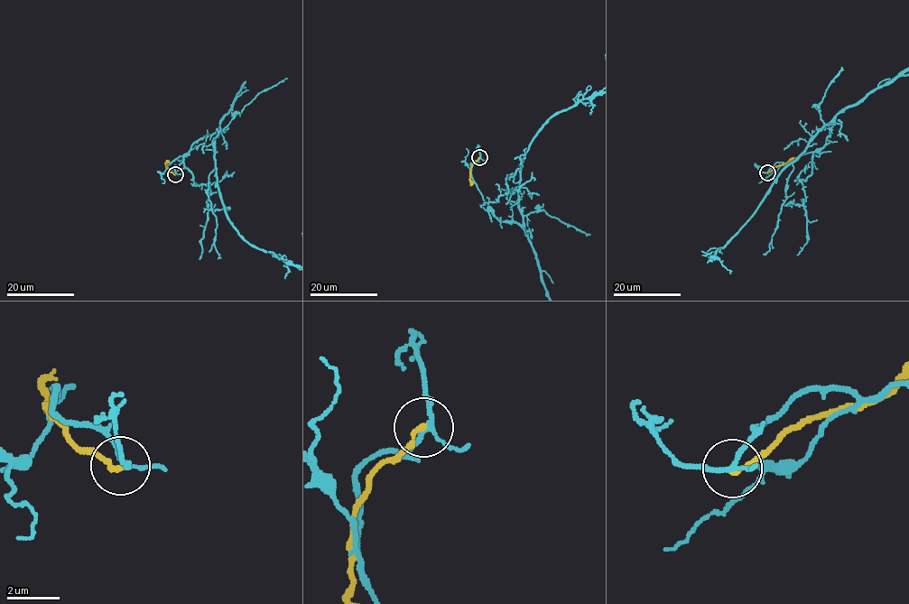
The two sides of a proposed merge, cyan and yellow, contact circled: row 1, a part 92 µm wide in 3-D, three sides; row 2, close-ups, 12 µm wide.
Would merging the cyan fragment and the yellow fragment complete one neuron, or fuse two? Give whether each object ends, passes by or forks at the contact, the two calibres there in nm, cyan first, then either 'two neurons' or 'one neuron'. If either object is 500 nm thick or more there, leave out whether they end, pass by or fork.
cyan forks; yellow ends; calibres 160 and 200 nm; two neurons

